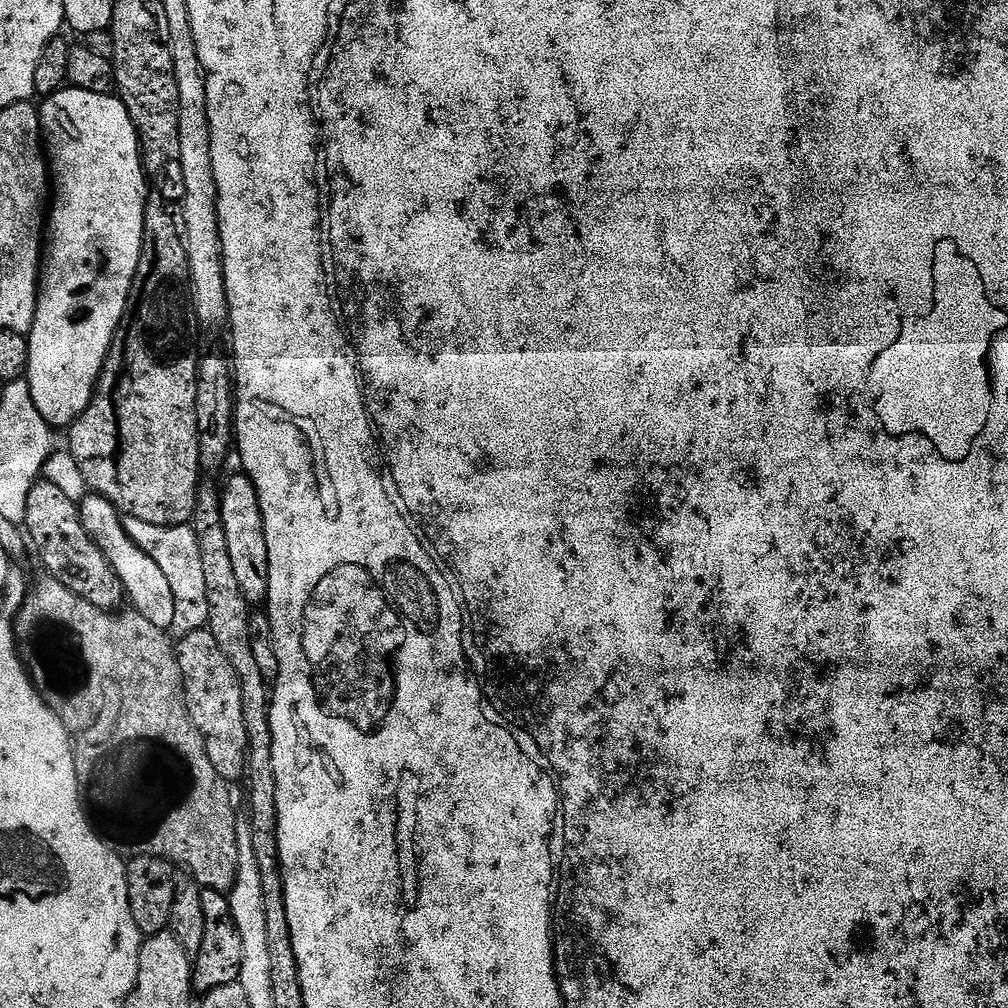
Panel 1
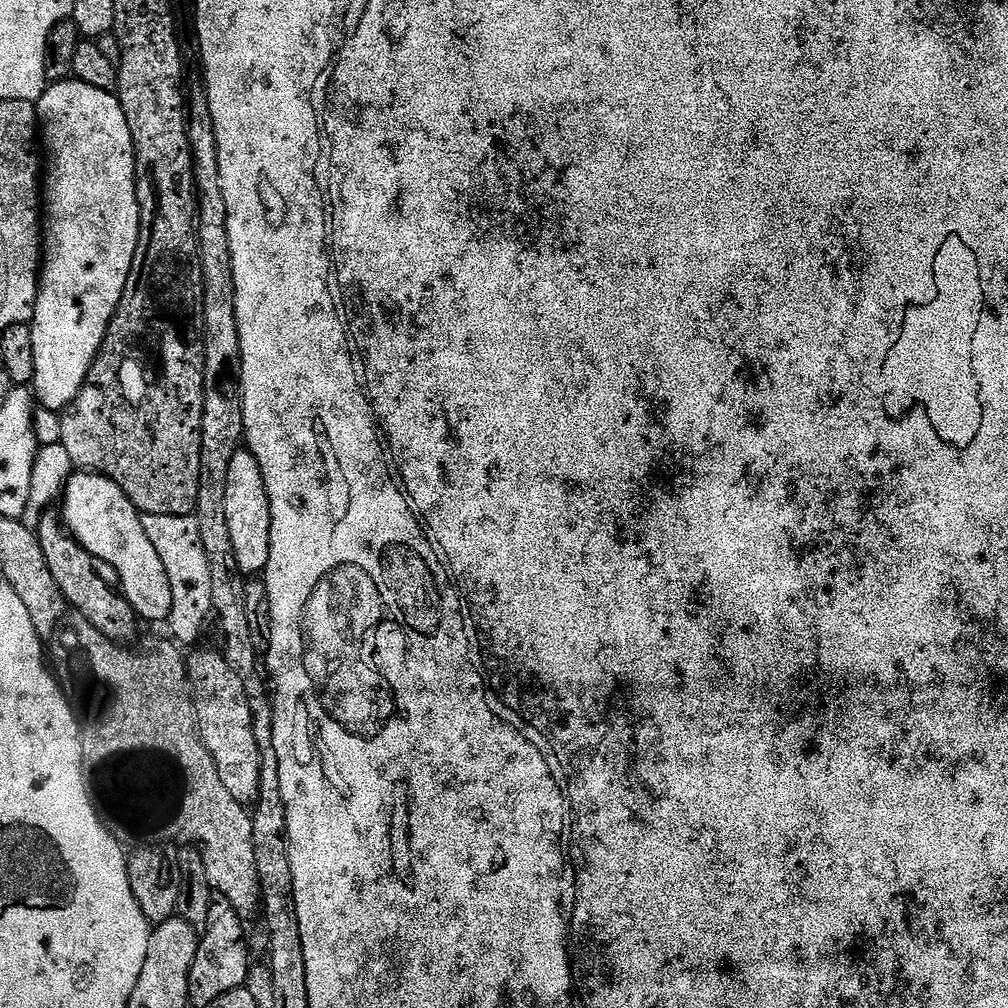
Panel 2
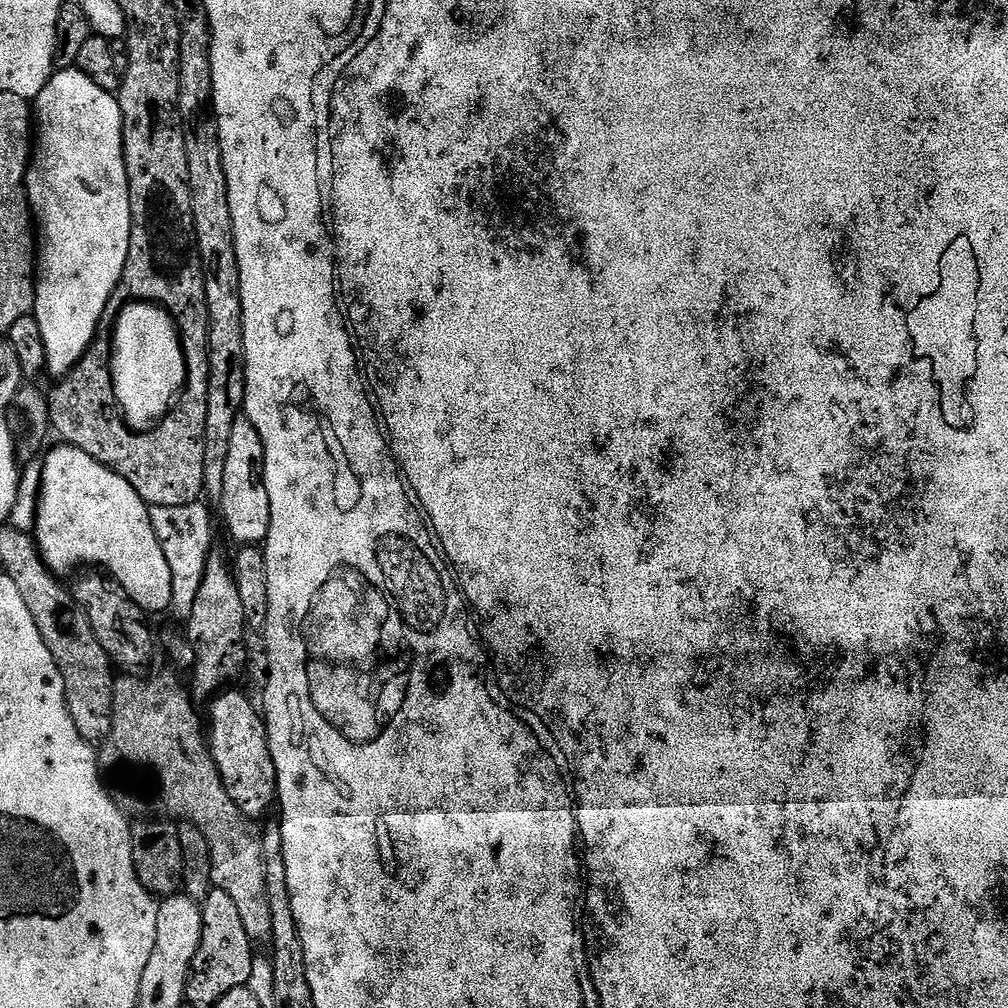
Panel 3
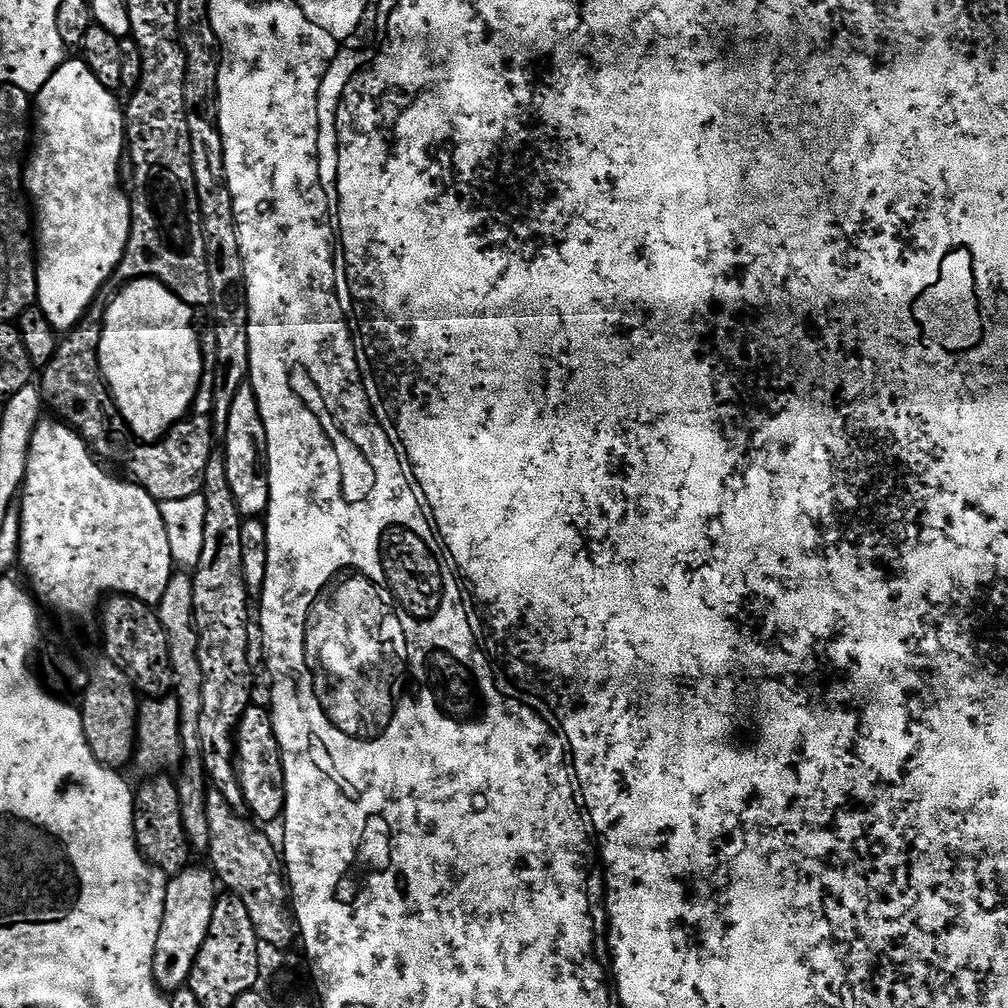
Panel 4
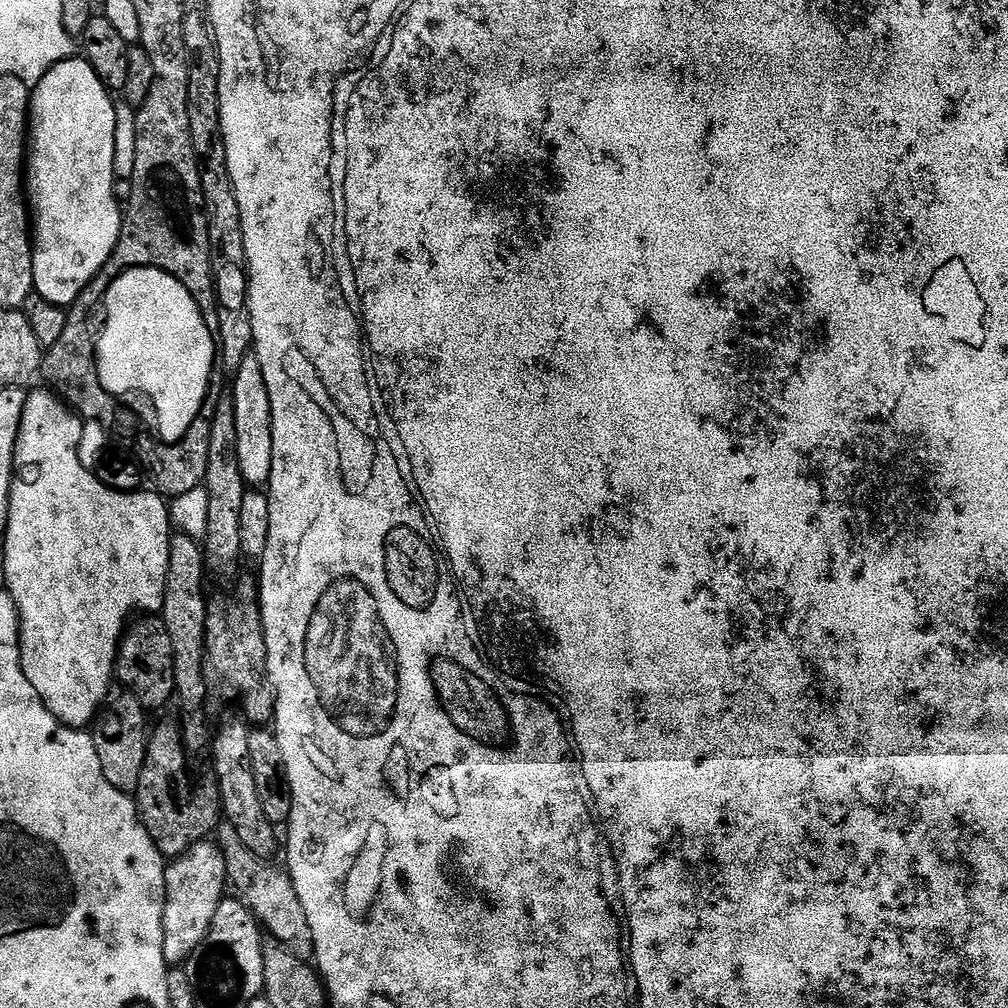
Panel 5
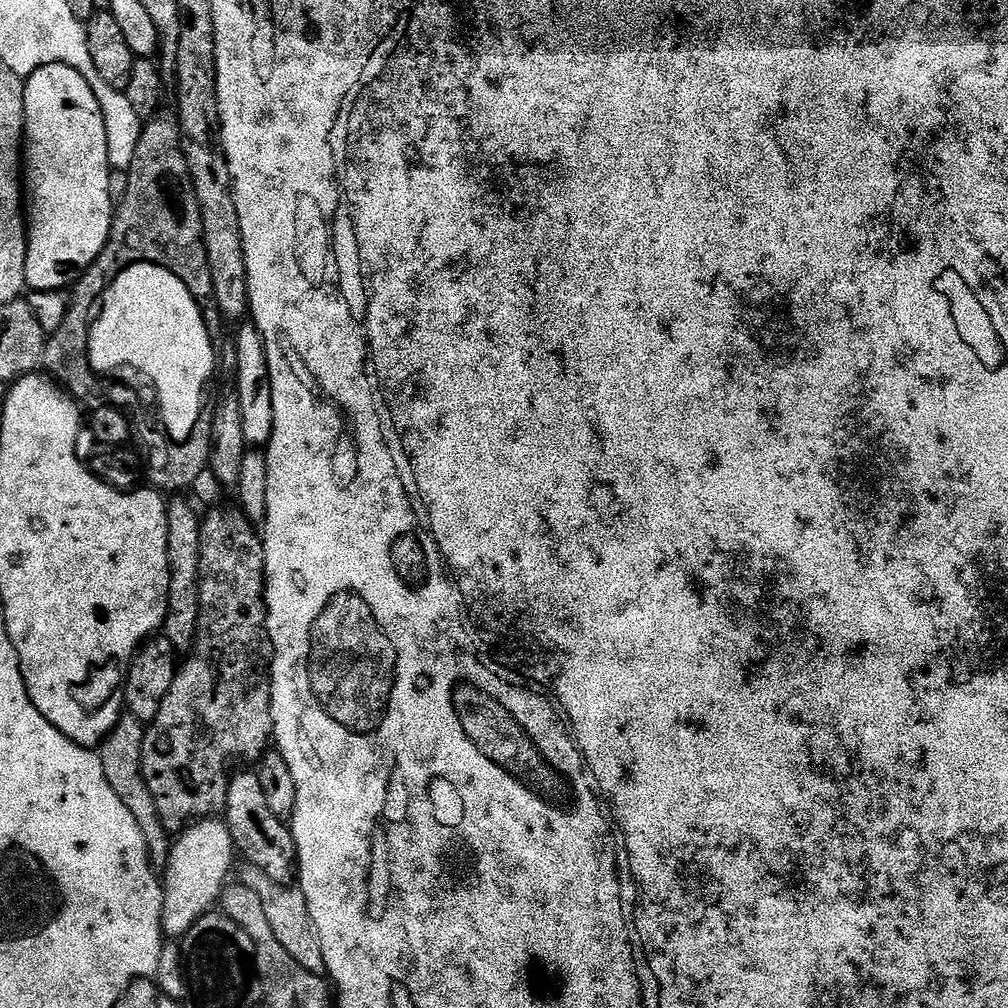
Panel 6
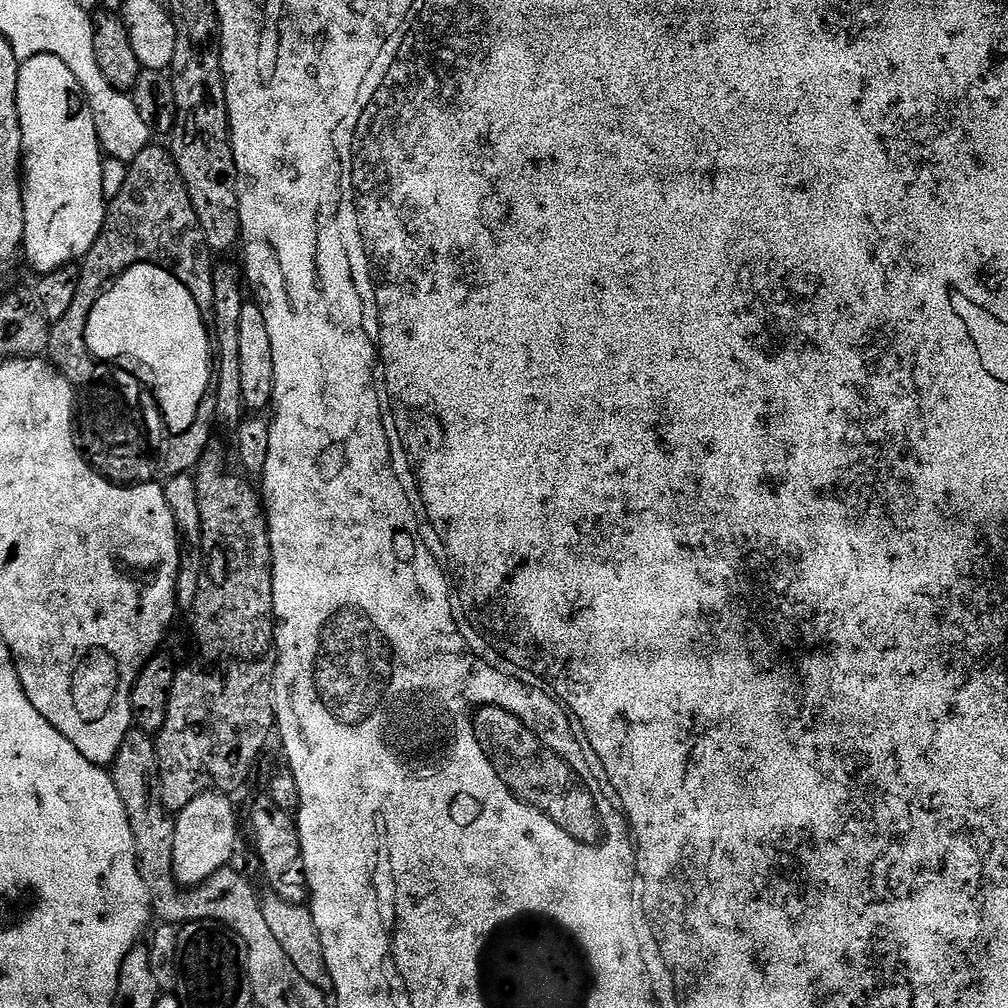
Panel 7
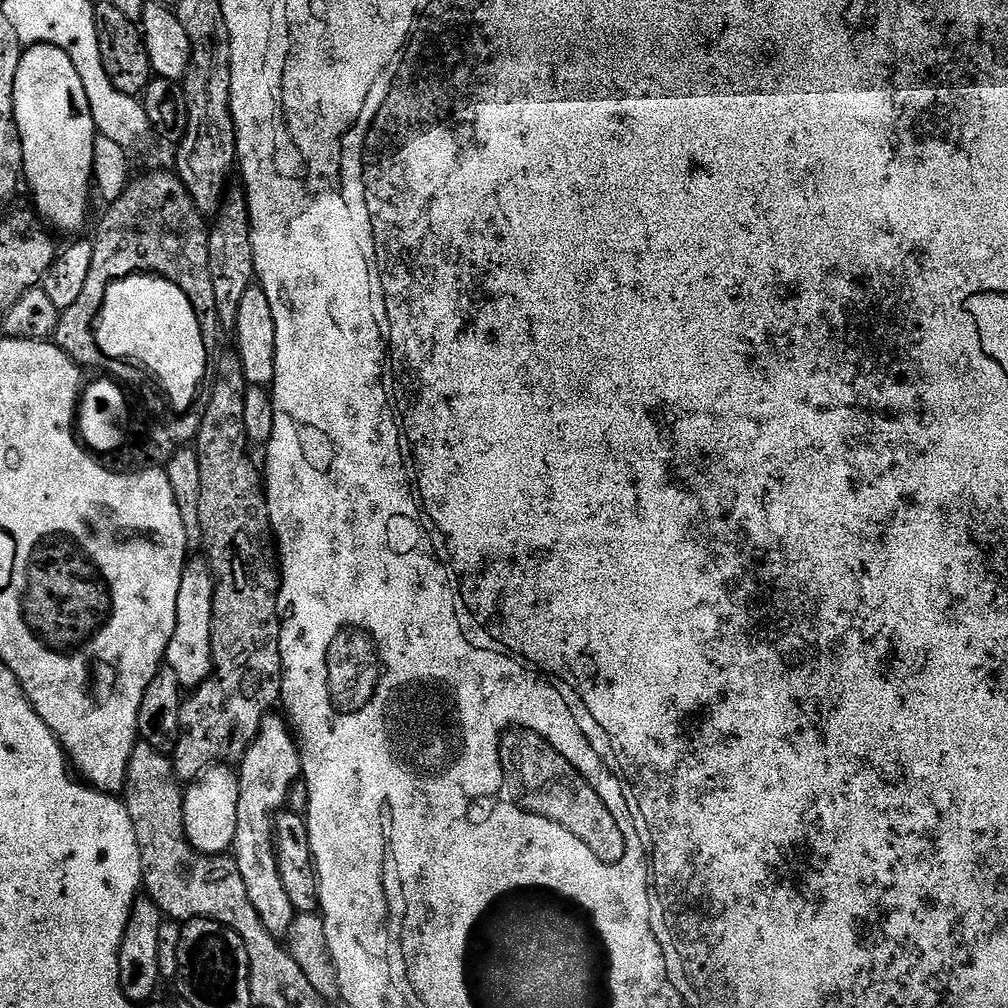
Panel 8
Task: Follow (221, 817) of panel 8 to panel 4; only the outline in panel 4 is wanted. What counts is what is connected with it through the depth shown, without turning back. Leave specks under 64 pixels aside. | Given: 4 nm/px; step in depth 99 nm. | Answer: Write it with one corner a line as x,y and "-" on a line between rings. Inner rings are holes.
189,866
168,882
162,930
158,930
158,946
154,950
154,982
165,994
187,985
198,950
202,950
202,942
206,942
210,918
214,918
218,881
207,867
204,868

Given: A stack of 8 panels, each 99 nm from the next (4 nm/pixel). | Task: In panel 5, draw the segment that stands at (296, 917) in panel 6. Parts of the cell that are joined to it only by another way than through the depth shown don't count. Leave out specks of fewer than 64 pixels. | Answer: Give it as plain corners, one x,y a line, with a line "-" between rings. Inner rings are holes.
228,823
219,825
219,836
218,847
228,867
228,884
236,887
235,895
256,915
261,929
267,935
269,932
275,943
290,949
300,960
311,961
314,953
310,926
306,922
306,910
302,910
302,902
298,902
298,890
294,890
291,876
283,867
275,868
271,859
254,855

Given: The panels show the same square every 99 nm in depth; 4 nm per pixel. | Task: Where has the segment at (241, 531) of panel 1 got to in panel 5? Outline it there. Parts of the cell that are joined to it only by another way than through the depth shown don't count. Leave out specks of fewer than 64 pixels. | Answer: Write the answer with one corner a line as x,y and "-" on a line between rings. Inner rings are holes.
249,354
238,366
234,374
230,399
234,406
234,431
237,436
236,458
245,485
267,485
274,458
274,440
272,438
272,411
270,396
264,385
260,364
255,355

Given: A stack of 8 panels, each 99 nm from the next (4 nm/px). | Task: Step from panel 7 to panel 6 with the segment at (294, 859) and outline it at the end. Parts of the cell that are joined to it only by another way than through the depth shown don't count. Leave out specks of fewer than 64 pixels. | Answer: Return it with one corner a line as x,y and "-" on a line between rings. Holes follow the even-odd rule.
237,771
228,782
228,797
226,798
226,823
232,843
236,851
247,863
253,864
268,878
274,878
279,884
295,885
298,880
298,861
296,858
296,843
292,837
292,829
285,821
270,810
266,803
266,794
262,794
262,782
259,771

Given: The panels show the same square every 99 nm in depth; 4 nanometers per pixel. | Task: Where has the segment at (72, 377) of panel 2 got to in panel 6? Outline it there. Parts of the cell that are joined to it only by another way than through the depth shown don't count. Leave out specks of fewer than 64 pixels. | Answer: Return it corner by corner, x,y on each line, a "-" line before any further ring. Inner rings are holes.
43,64
34,74
24,80
24,143
22,148
22,168
26,173
26,227
28,229
28,253
26,254
26,285
31,291
68,290
80,279
85,268
102,254
112,229
114,202
110,198
110,178
112,172
107,160
106,127
94,91
82,78
78,70
65,64

